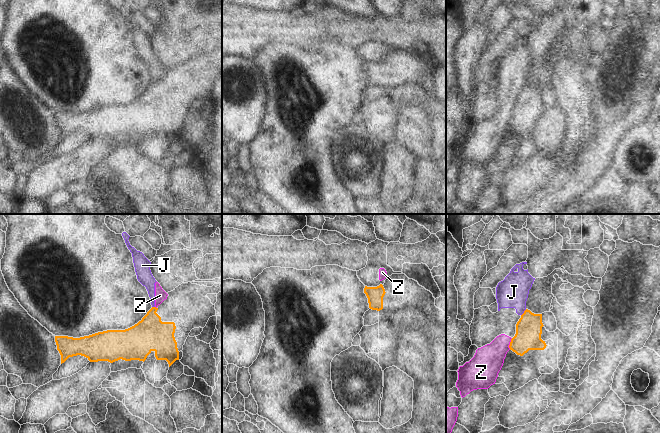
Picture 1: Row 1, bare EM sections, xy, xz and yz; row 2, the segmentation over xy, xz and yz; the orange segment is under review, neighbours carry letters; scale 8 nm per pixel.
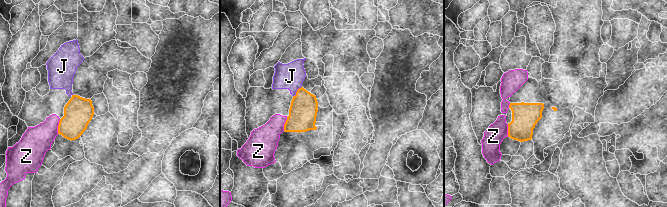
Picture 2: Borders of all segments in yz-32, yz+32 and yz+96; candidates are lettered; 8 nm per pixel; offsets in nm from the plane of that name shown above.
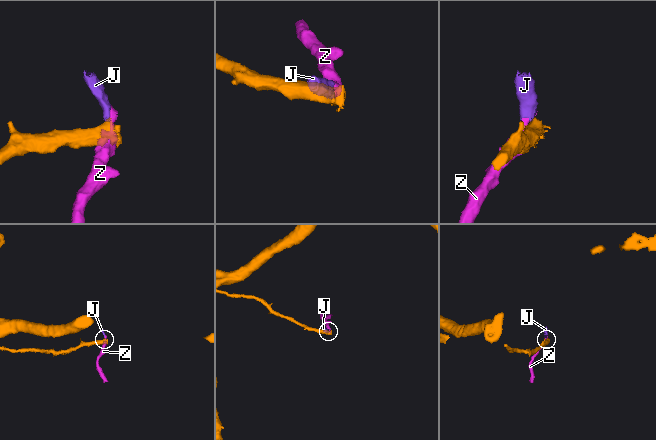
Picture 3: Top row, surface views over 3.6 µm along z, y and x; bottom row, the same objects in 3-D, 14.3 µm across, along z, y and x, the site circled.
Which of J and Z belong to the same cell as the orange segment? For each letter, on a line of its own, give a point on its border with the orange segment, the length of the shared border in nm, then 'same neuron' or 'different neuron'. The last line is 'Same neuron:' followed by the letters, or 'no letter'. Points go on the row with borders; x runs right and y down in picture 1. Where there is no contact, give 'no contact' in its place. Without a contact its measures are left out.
J: contact yz (524, 312); length 70 nm; different neuron
Z: contact yz (510, 344); length 100 nm; different neuron
Same neuron: no letter

